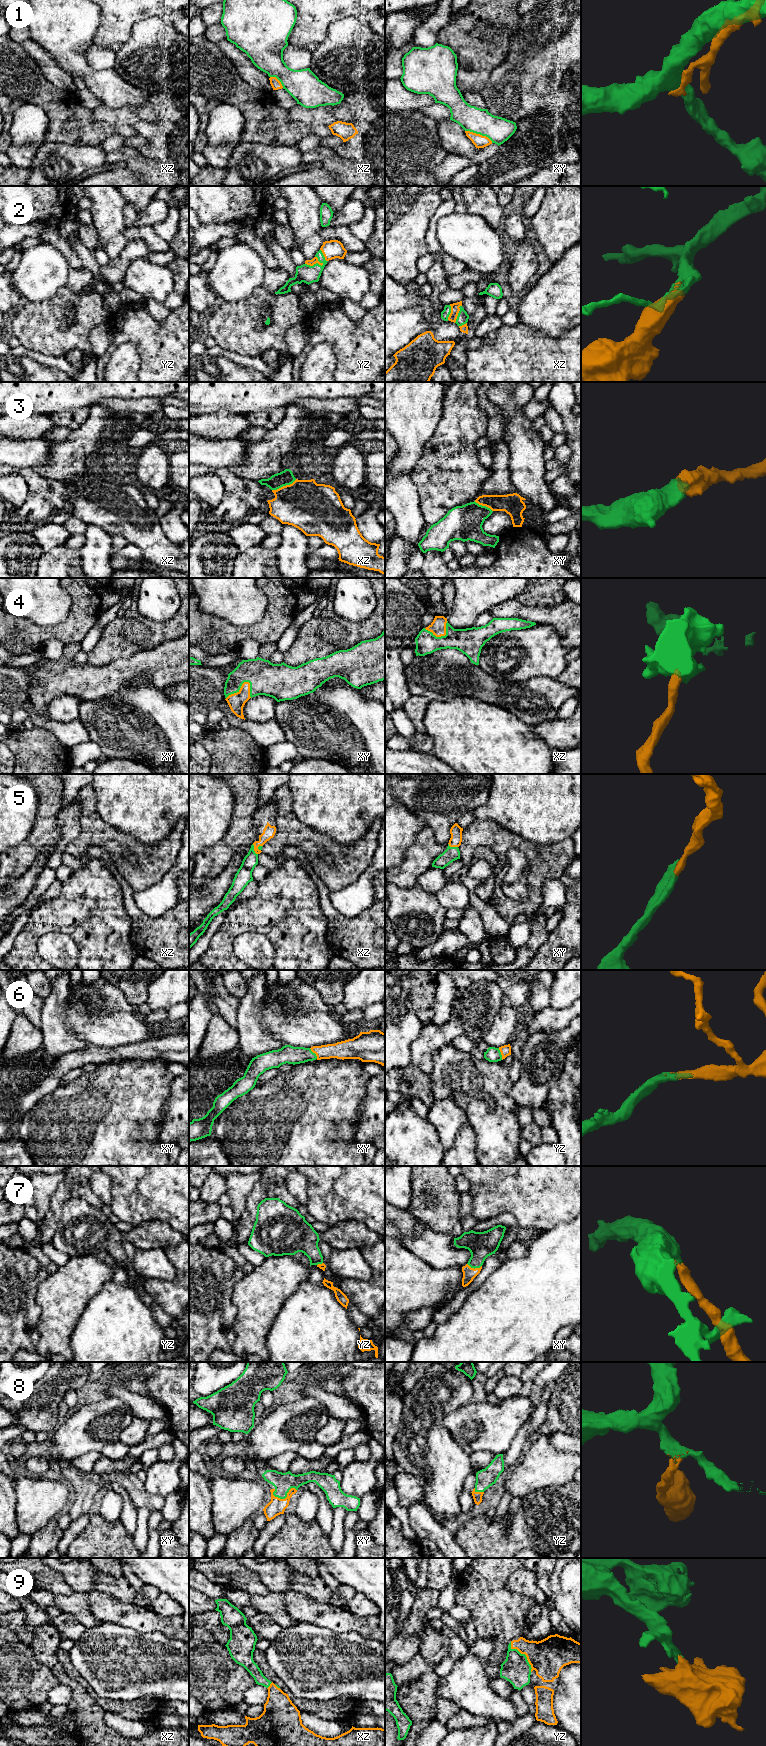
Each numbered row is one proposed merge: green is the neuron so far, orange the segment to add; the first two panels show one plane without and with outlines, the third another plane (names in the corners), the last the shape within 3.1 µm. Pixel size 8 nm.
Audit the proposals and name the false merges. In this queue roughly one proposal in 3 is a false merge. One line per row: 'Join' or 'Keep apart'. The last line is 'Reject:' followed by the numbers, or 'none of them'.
1: Keep apart
2: Join
3: Join
4: Join
5: Join
6: Keep apart
7: Join
8: Join
9: Join
Reject: 1, 6

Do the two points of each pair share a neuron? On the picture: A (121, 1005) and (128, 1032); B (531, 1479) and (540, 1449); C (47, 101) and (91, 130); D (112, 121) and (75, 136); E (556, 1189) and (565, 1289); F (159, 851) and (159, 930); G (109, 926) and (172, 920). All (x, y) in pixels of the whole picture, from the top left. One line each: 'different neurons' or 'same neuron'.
A: different neurons
B: same neuron
C: same neuron
D: different neurons
E: different neurons
F: different neurons
G: different neurons

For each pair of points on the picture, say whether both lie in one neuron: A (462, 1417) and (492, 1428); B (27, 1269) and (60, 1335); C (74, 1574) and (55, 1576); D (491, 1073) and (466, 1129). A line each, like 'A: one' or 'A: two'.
A: one
B: two
C: two
D: two

